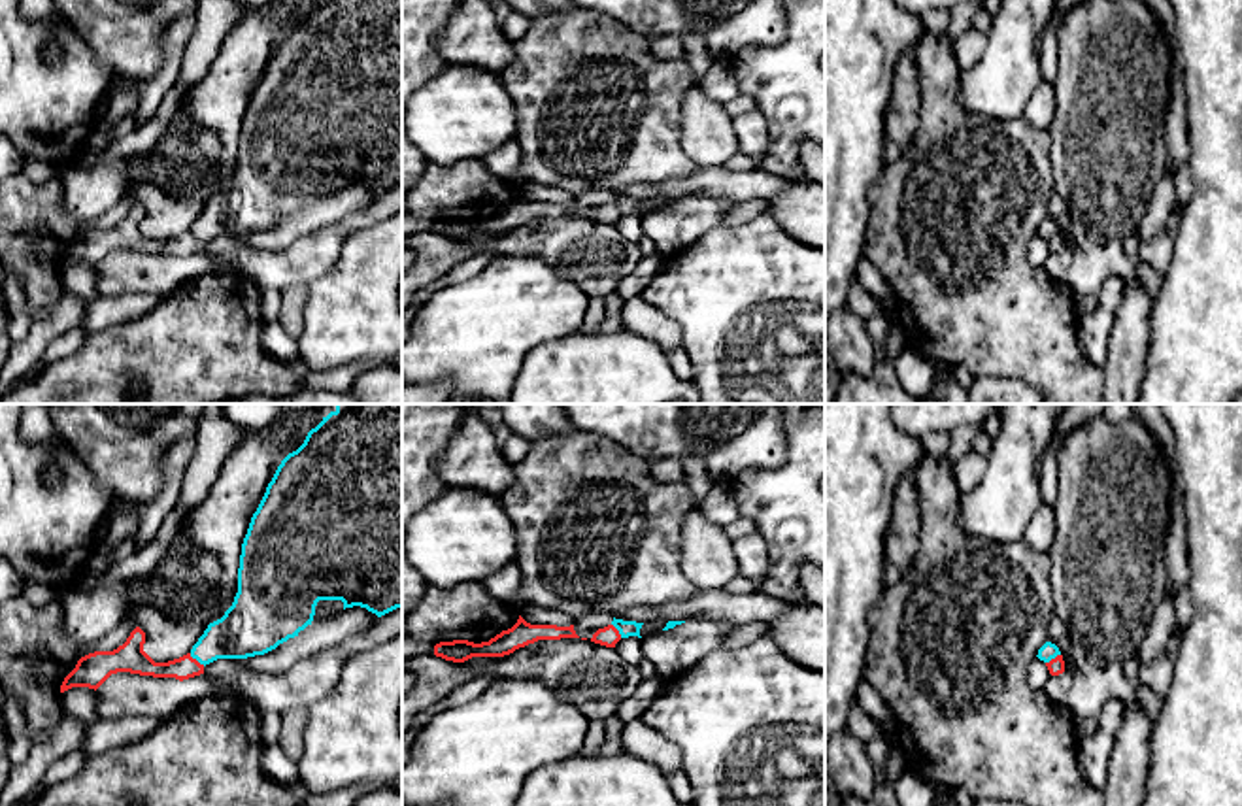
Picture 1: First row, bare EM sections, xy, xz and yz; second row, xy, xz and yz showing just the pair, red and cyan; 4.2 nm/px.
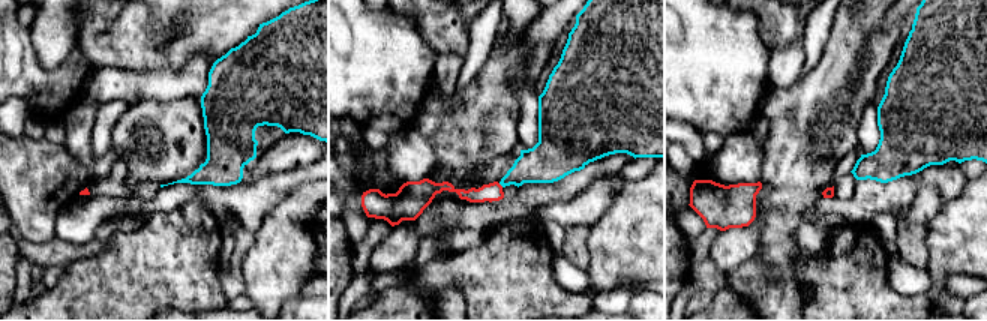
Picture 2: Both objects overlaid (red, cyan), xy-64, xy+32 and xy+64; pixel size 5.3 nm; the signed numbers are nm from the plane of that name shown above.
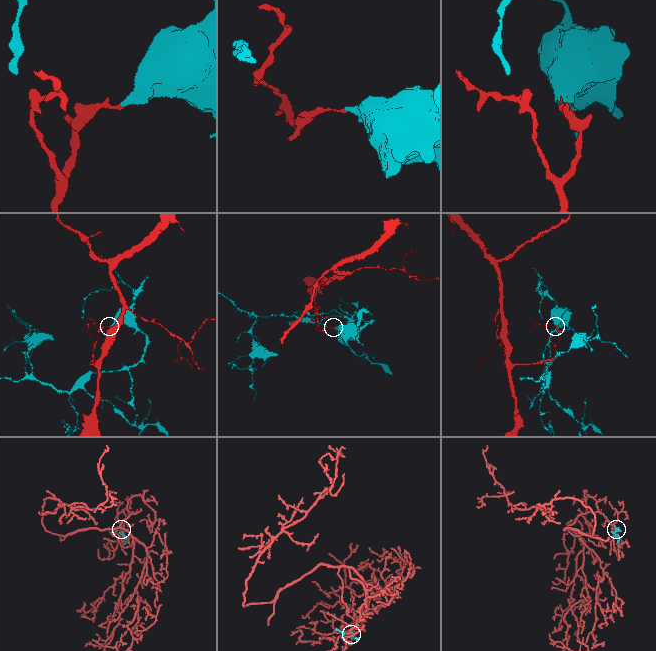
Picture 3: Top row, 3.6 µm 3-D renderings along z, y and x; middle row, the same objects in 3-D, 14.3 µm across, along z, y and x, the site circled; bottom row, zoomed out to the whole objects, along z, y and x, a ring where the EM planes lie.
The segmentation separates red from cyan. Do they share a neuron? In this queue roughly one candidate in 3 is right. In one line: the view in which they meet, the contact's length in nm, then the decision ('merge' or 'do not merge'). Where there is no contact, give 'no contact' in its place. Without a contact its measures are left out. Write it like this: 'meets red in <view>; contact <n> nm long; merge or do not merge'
meets red in xy; contact 90 nm long; do not merge

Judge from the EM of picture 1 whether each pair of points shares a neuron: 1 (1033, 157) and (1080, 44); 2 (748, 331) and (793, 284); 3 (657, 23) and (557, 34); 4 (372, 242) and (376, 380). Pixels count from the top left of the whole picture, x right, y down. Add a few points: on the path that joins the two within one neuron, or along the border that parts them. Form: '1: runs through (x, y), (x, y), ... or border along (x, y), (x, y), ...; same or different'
1: border along (1046, 129), (1052, 136), (1054, 172); different
2: runs through (754, 318), (780, 291); same
3: border along (614, 19), (650, 38); different
4: border along (372, 365), (382, 367); different

